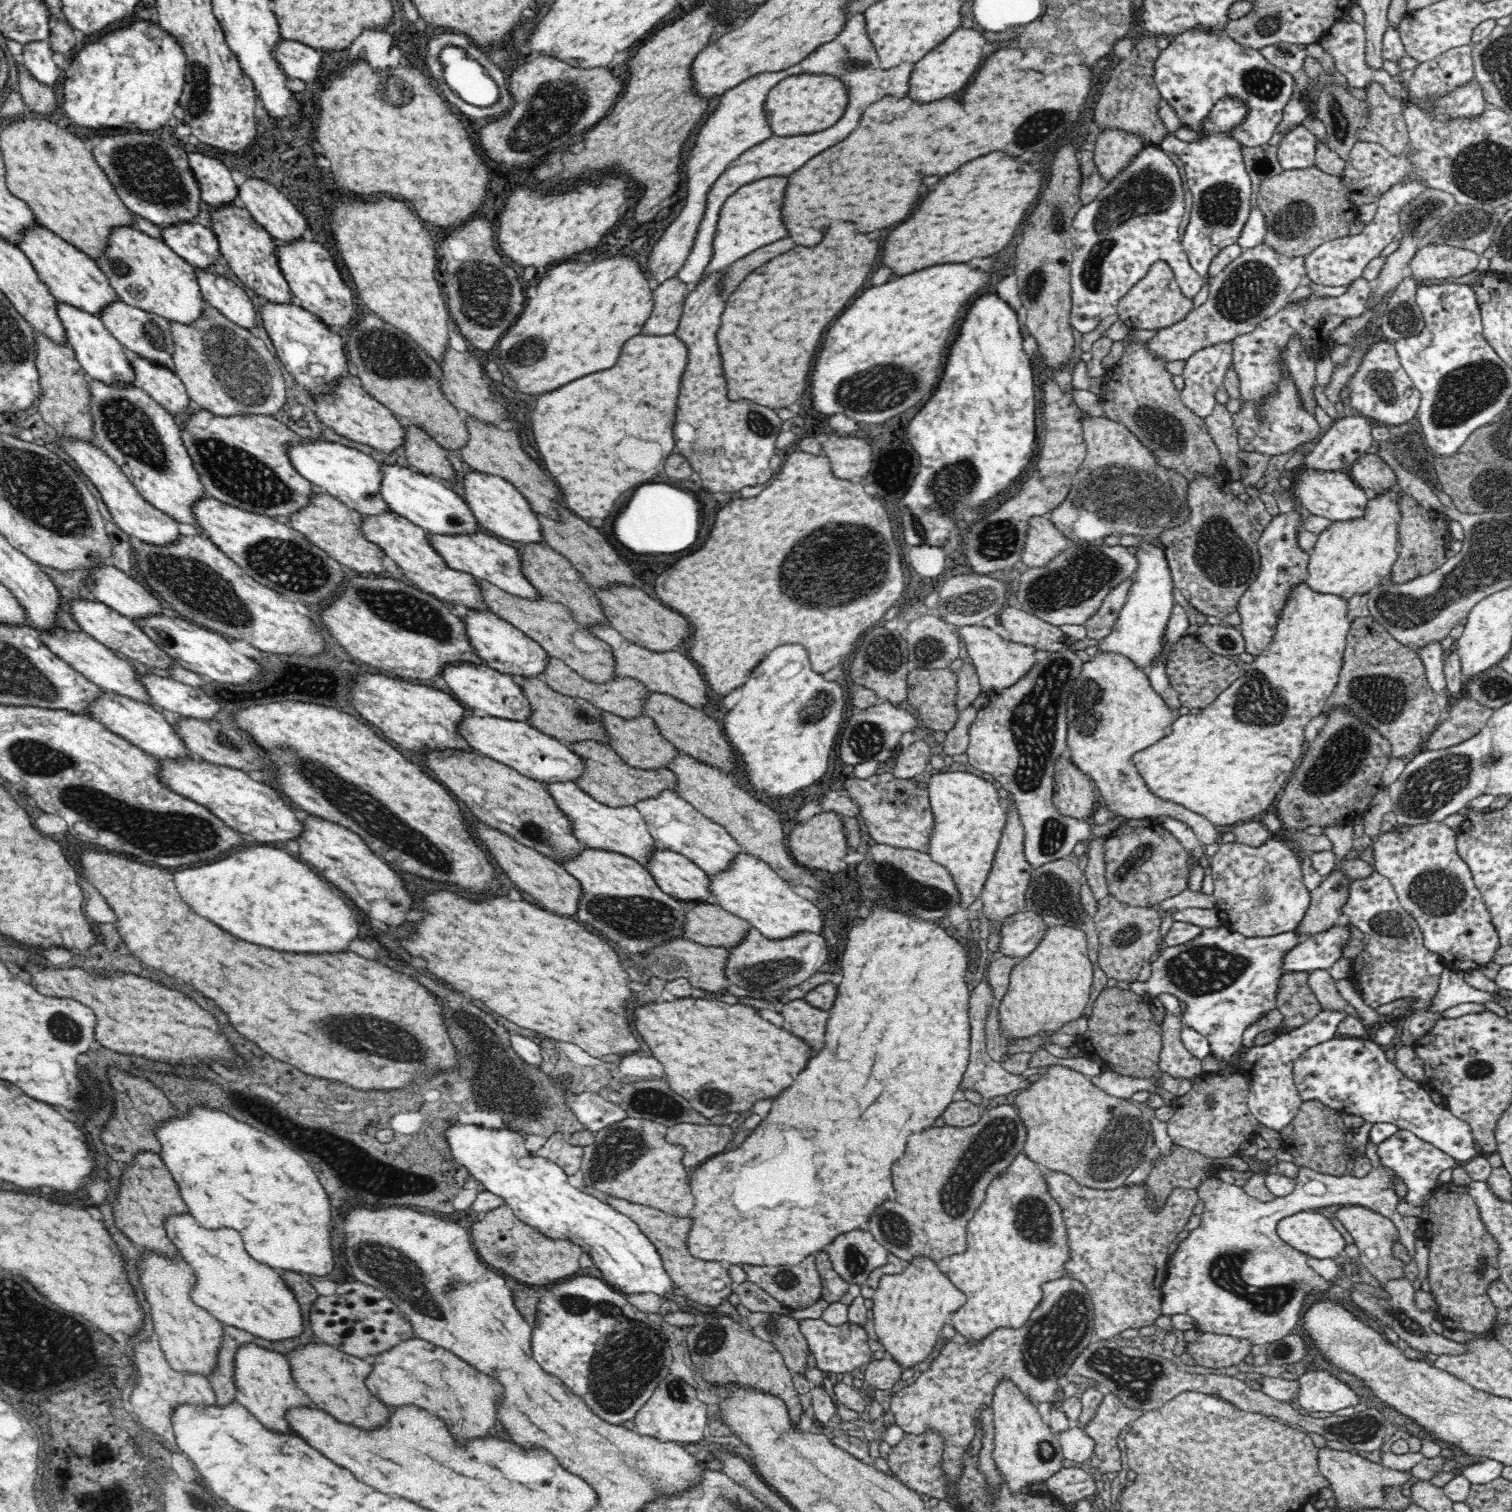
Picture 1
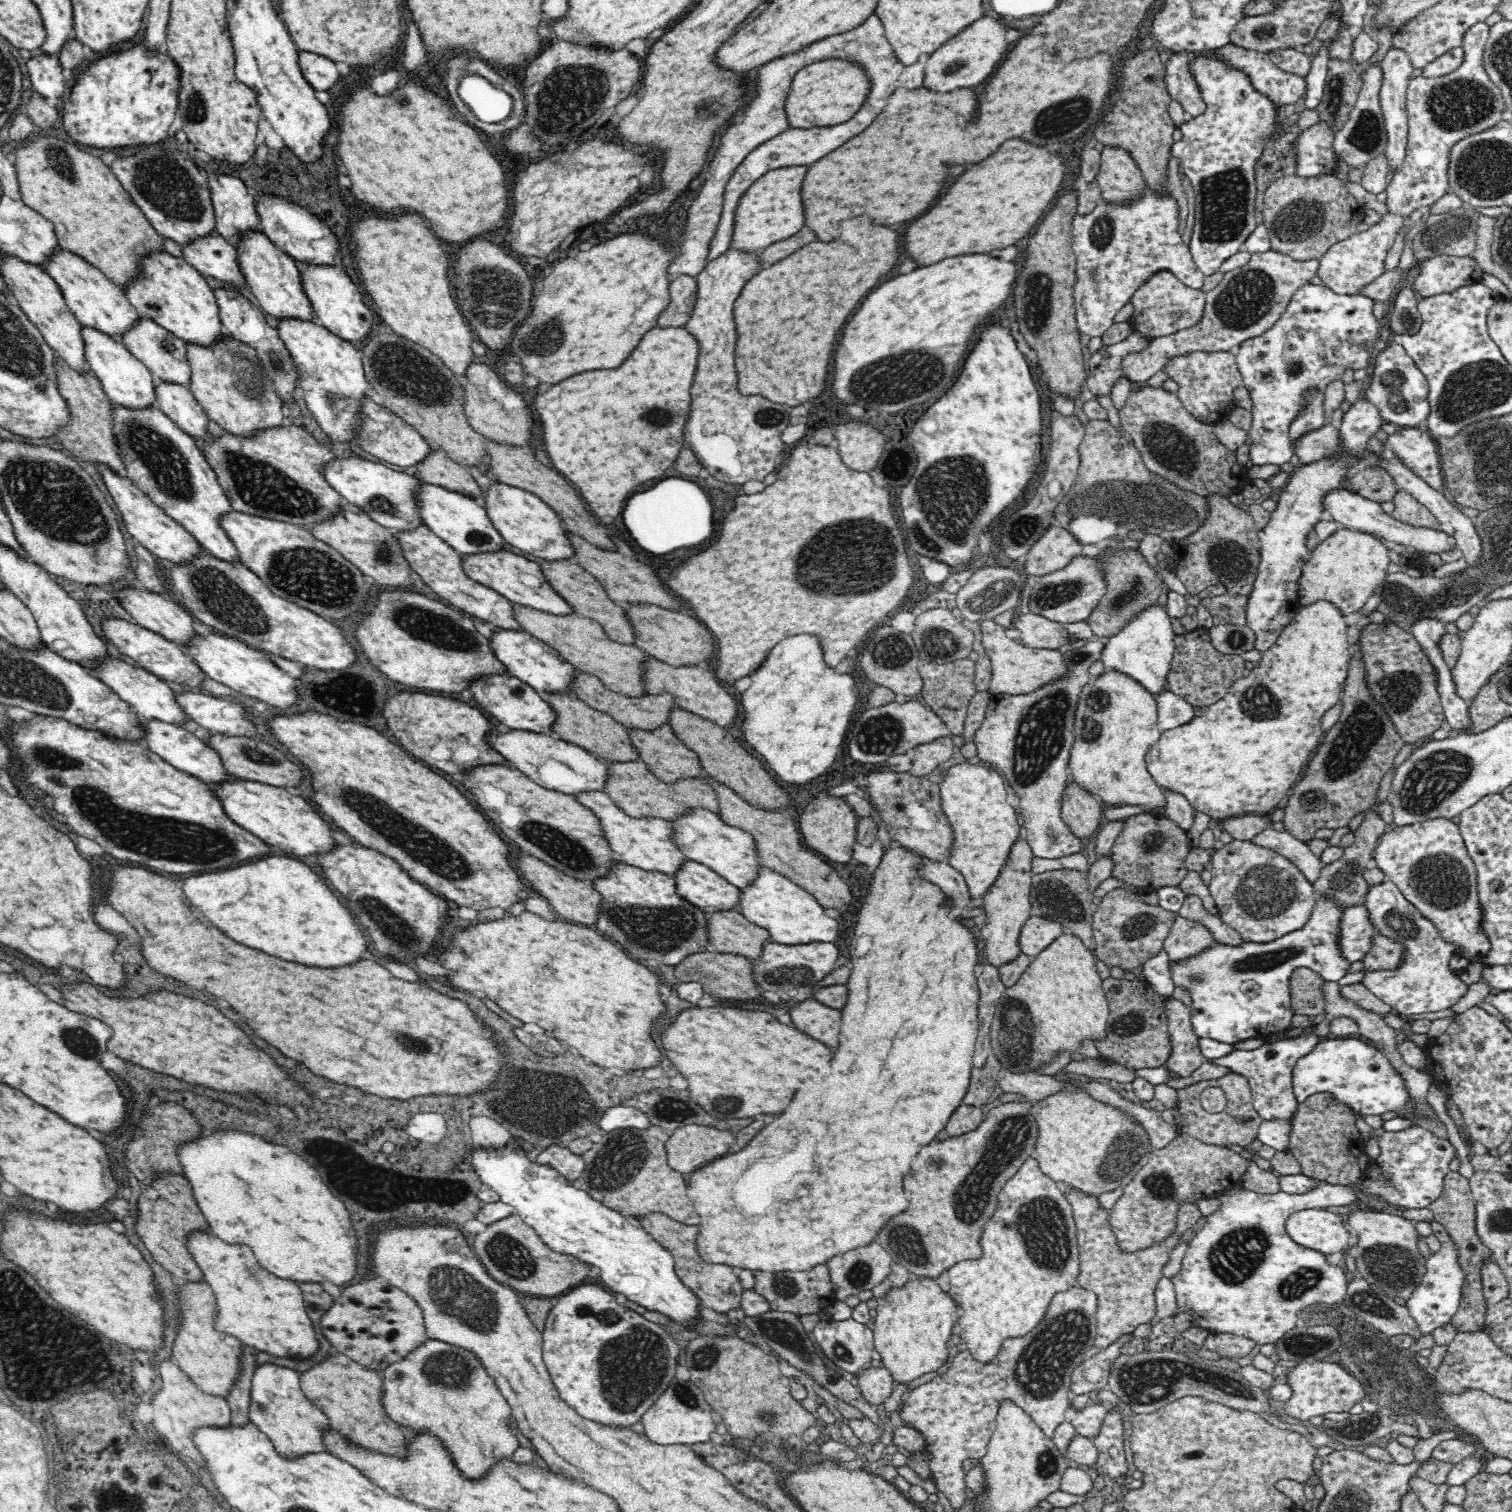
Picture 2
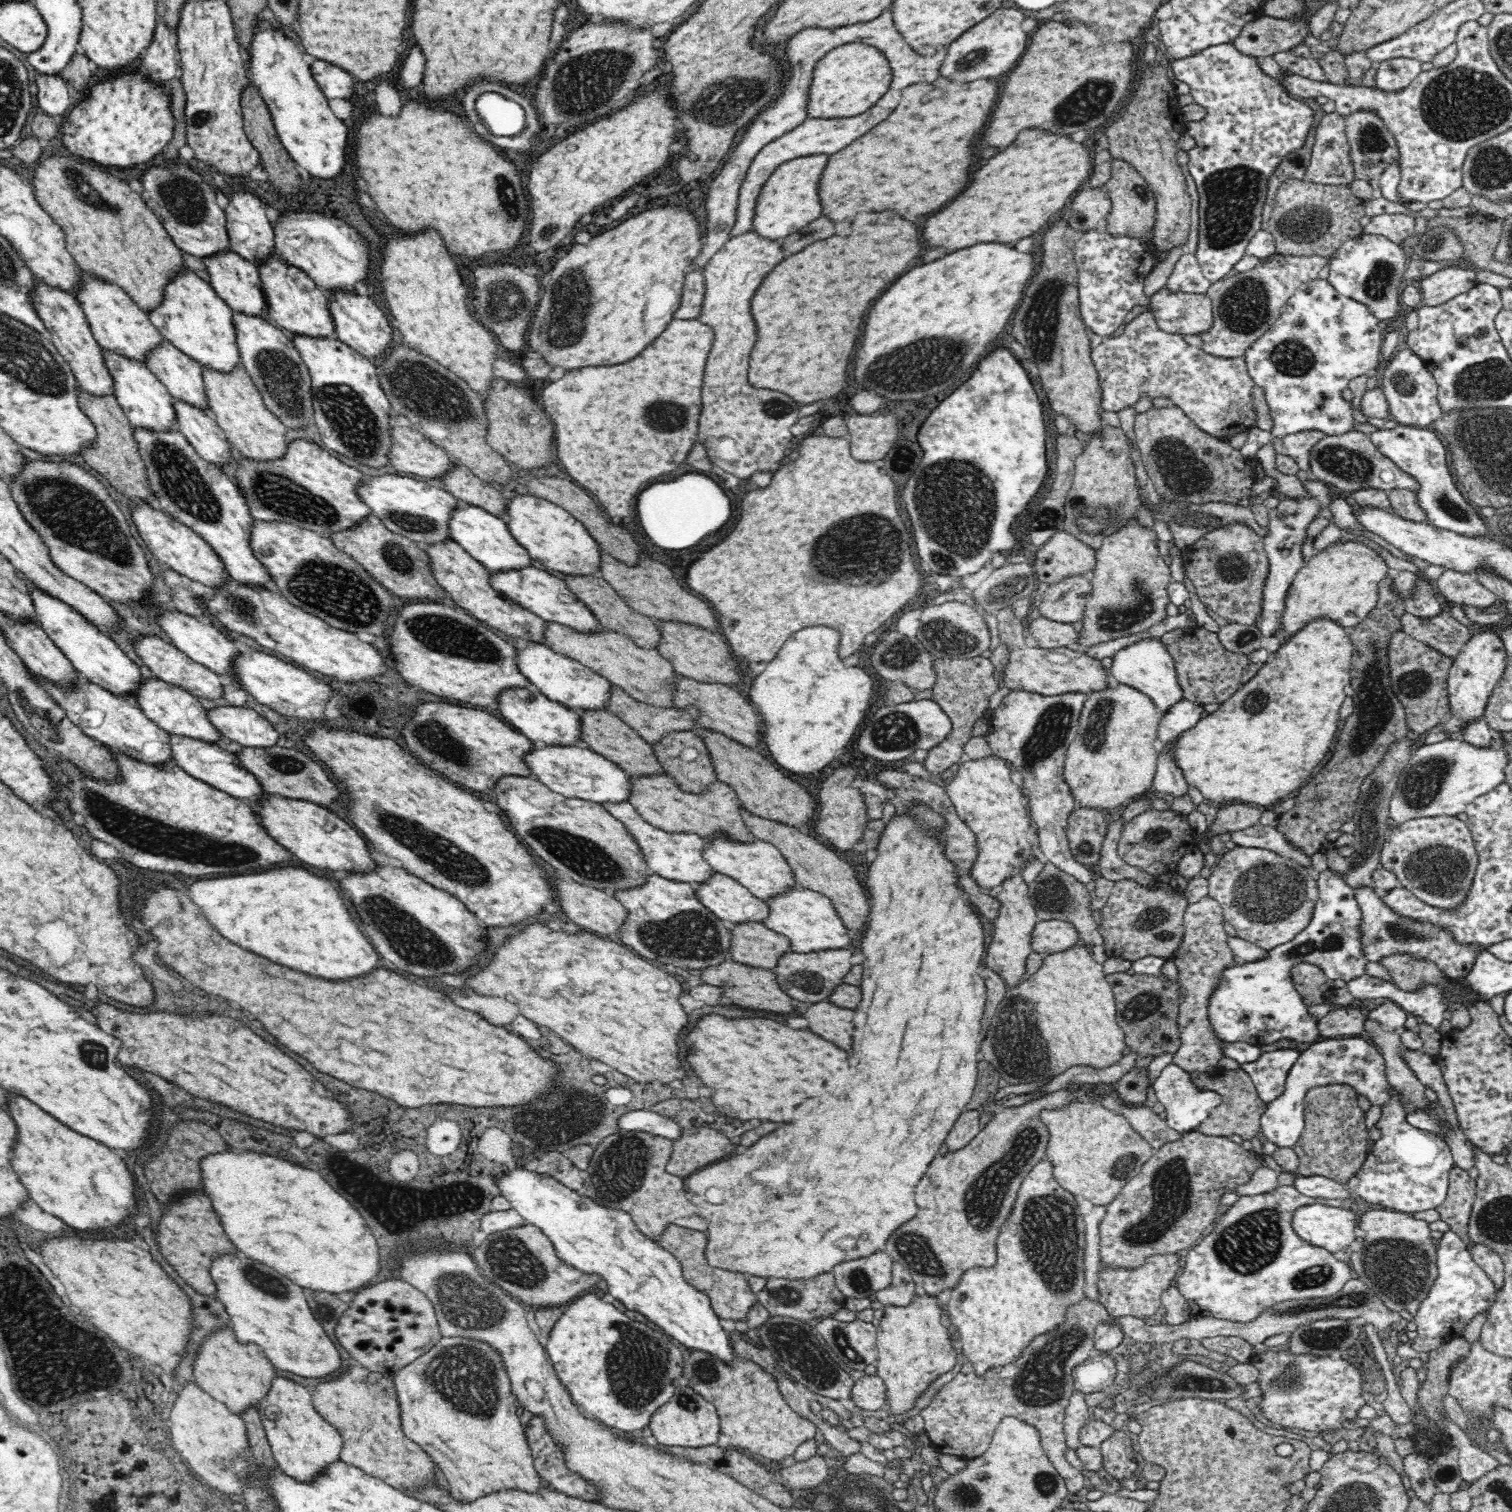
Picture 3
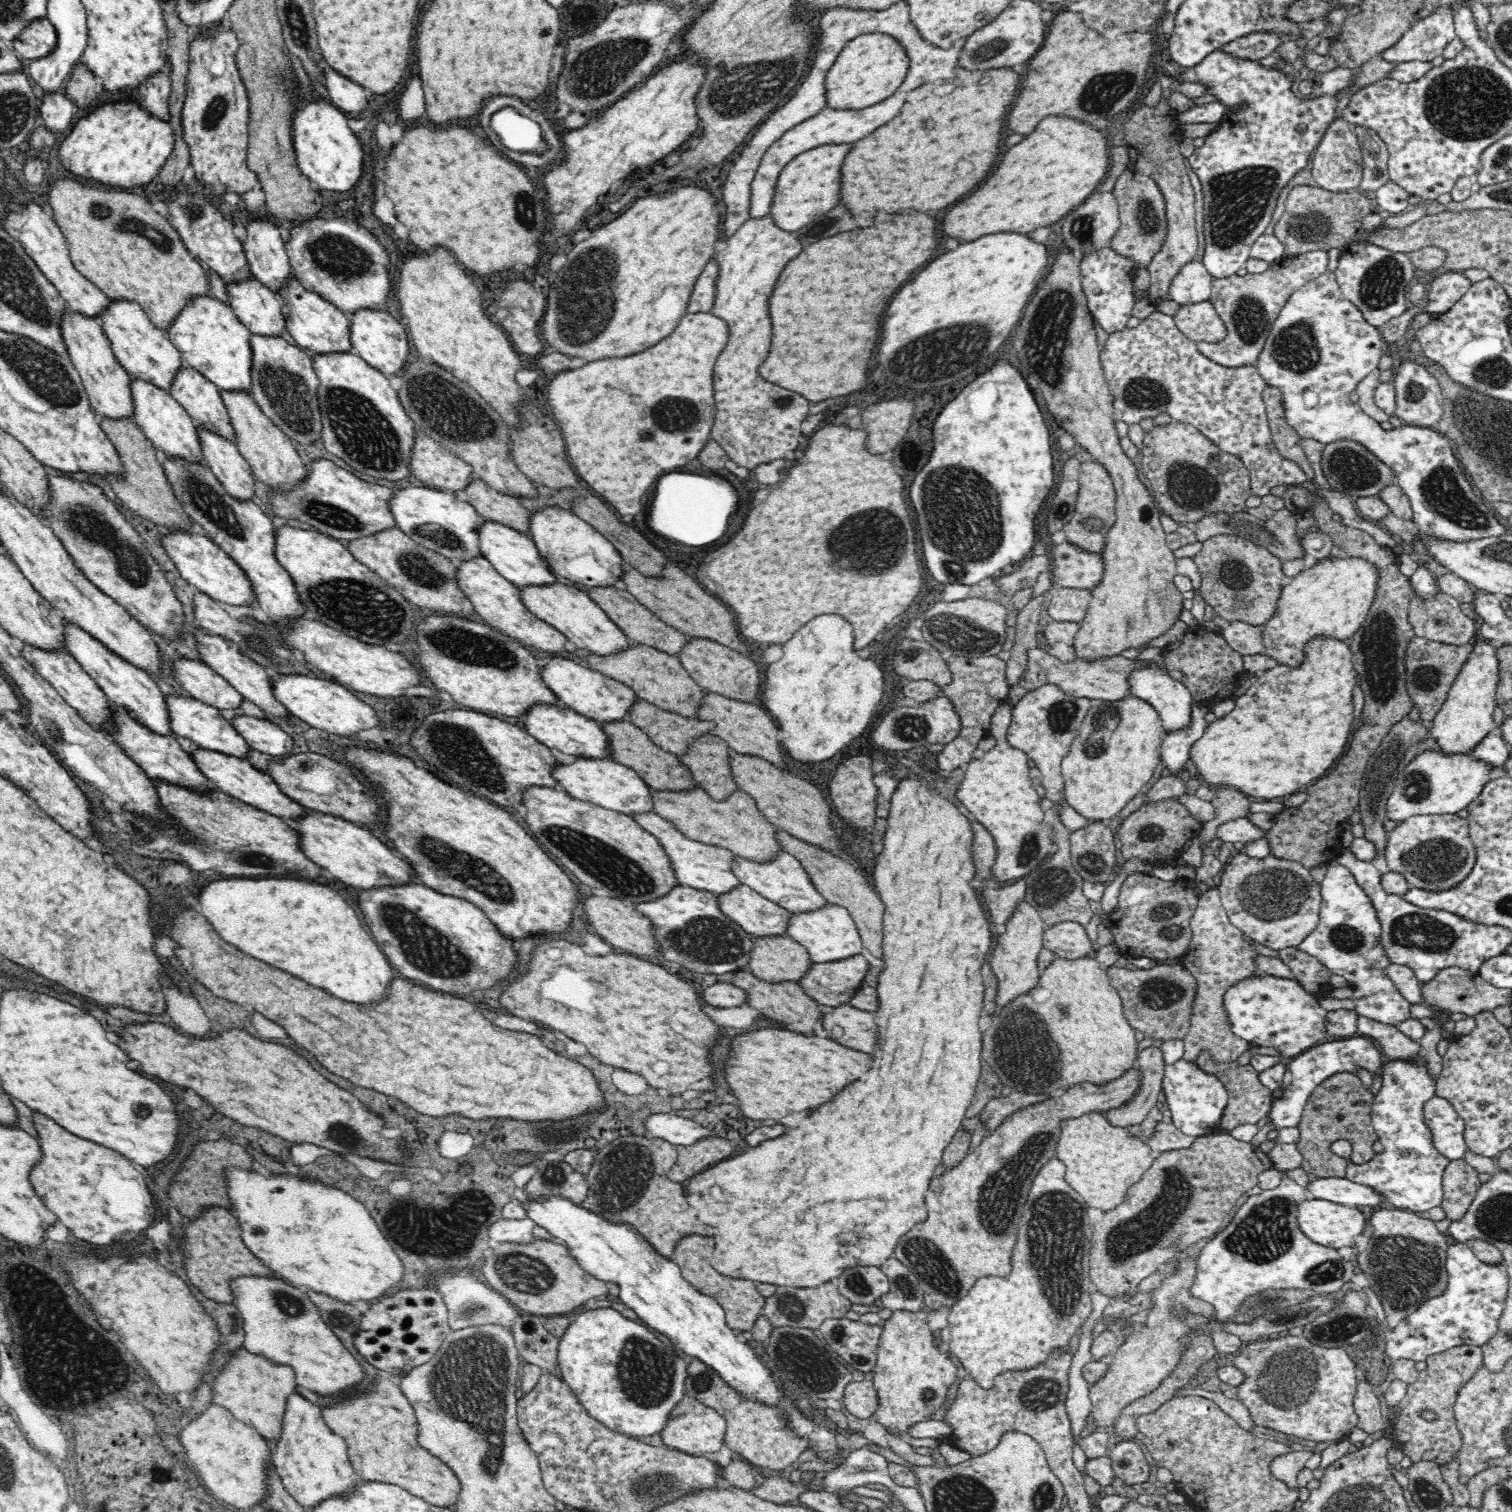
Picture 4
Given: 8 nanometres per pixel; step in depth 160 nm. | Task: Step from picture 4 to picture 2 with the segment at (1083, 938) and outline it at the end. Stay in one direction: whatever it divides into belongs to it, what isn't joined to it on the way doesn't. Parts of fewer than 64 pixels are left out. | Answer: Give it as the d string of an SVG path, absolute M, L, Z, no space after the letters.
M1031 915L1018 936L1020 952L1026 956L1036 956L1042 952L1048 944L1052 944L1060 934L1064 932L1062 925L1057 922Z

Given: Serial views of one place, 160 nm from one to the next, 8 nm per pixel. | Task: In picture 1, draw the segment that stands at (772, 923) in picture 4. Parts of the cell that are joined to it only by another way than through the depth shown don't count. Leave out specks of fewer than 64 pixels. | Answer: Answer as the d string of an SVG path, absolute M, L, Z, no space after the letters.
M655 846L649 860L642 865L650 871L652 879L662 892L680 901L694 900L714 903L710 895L707 872L688 858L676 852Z

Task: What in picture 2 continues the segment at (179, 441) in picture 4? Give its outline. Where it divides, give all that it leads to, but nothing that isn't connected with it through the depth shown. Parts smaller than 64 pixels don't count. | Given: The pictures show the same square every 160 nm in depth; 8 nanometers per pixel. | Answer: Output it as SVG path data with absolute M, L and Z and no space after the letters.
M80 324L80 333L84 339L84 359L112 403L124 404L128 408L146 408L153 404L156 400L153 382L155 378L143 362L140 362L122 342L101 330Z

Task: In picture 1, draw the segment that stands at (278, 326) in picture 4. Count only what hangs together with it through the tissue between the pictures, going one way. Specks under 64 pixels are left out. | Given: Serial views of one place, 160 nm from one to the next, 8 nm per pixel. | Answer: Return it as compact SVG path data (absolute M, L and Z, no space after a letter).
M190 221L158 227L163 242L192 267L208 269L217 259L220 260L219 243L212 228Z

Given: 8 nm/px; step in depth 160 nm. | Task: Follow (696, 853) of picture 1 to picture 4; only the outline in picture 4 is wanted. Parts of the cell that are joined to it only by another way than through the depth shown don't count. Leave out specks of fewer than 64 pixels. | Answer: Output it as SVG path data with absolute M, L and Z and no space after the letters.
M779 851L770 861L756 862L735 856L730 869L741 884L745 884L760 896L784 907L790 912L808 912L824 906L827 900L814 889L808 873L802 868L800 861L784 851Z

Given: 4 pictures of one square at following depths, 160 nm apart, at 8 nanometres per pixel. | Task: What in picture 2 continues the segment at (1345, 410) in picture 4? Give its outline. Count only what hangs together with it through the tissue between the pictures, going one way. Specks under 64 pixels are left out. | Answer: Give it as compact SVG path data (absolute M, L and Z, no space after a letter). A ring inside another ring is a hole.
M1306 284L1295 292L1289 301L1286 311L1272 326L1266 328L1260 336L1241 342L1235 350L1235 359L1238 371L1242 378L1242 386L1248 389L1252 399L1252 426L1247 431L1250 438L1250 458L1254 465L1275 464L1283 466L1293 452L1290 447L1289 426L1298 416L1304 406L1302 394L1308 389L1326 389L1333 380L1341 379L1347 369L1366 369L1370 364L1370 349L1366 350L1364 342L1376 347L1379 342L1379 320L1374 317L1373 300L1368 296L1340 295L1326 286ZM1401 427L1394 434L1387 435L1385 448L1422 477L1437 491L1444 488L1440 457L1436 442L1423 427Z

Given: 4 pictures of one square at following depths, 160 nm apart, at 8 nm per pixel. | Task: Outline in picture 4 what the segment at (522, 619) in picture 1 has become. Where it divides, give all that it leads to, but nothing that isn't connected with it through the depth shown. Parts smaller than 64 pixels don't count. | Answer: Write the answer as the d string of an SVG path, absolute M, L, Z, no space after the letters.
M630 642L628 648L608 656L596 656L578 648L575 653L582 662L589 665L588 668L624 683L636 692L638 698L679 716L698 717L697 709L702 702L704 689L688 675L676 655L635 642Z

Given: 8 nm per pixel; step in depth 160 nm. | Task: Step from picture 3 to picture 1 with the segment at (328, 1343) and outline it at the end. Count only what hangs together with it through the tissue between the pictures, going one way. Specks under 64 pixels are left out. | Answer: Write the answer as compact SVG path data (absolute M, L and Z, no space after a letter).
M183 1213L166 1218L165 1232L196 1275L190 1298L214 1318L270 1341L302 1334L302 1313L292 1289L286 1287L280 1271L258 1263L248 1254L242 1236L235 1229L206 1229L192 1215Z

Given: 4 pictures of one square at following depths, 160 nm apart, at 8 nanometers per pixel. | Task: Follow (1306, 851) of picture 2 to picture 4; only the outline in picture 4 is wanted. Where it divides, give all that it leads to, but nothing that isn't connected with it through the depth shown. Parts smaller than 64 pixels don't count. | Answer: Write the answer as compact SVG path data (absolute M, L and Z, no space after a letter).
M1236 819L1225 822L1221 827L1218 827L1216 831L1217 838L1224 840L1225 843L1233 843L1232 847L1237 852L1241 852L1246 844L1252 844L1251 842L1266 839L1268 830L1264 830L1256 824L1252 824L1250 819Z

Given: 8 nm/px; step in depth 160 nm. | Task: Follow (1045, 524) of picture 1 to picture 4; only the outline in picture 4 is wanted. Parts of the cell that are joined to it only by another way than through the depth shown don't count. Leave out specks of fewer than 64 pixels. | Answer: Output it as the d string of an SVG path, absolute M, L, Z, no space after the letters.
M1069 540L1047 548L1050 556L1050 578L1053 587L1086 588L1092 590L1104 572L1100 554L1086 552Z

